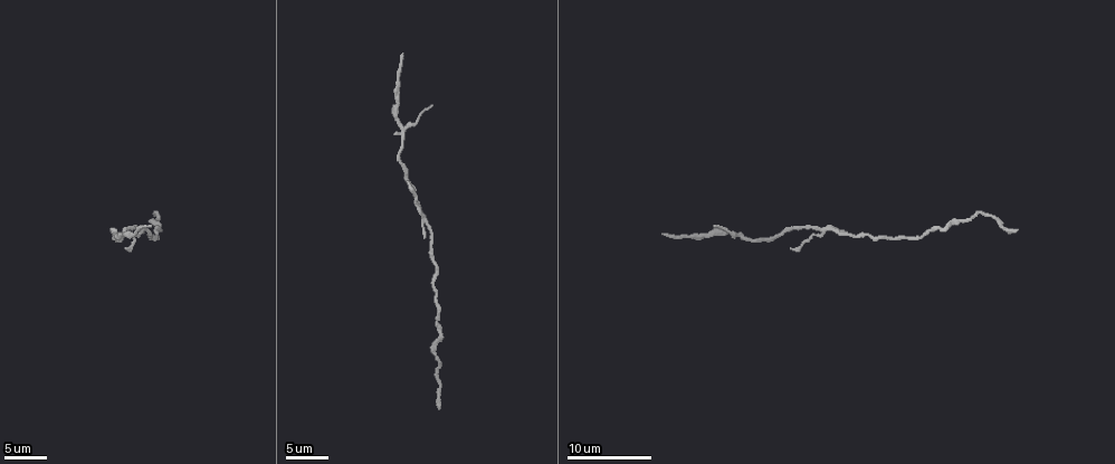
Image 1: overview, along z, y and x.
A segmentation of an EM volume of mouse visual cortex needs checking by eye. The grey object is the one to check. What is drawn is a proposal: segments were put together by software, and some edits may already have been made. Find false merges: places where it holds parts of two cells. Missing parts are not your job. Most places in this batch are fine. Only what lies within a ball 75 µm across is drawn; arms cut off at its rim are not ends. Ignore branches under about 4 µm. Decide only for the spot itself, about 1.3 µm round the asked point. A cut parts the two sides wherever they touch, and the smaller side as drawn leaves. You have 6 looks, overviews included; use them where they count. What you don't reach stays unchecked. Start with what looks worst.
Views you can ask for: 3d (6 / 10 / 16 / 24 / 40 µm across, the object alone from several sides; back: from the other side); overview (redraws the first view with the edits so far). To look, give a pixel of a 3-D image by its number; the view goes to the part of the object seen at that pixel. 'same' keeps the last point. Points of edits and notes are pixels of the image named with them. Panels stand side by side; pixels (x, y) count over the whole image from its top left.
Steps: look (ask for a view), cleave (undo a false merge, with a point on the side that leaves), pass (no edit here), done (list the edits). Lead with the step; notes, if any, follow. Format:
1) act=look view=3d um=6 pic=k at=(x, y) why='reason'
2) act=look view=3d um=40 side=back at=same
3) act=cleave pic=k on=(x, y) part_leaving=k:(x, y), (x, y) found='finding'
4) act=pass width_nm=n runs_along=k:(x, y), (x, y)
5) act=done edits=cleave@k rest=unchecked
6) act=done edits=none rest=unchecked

act=look view=3d um=10 pic=1 at=(737, 233) why='looks like a crossing'

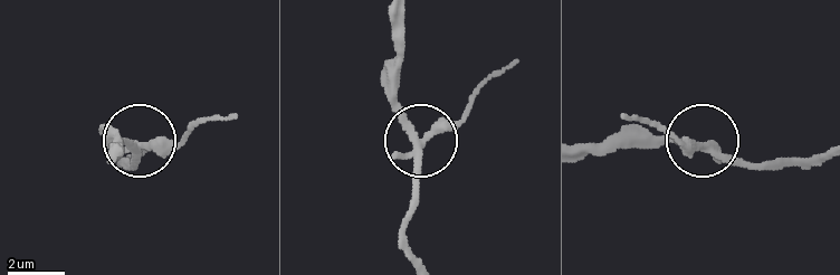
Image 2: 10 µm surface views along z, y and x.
act=cleave pic=2 on=(172, 151) side_arm_um=5 arms=4 found='a second cell is stuck on'

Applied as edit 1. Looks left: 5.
act=look view=overview

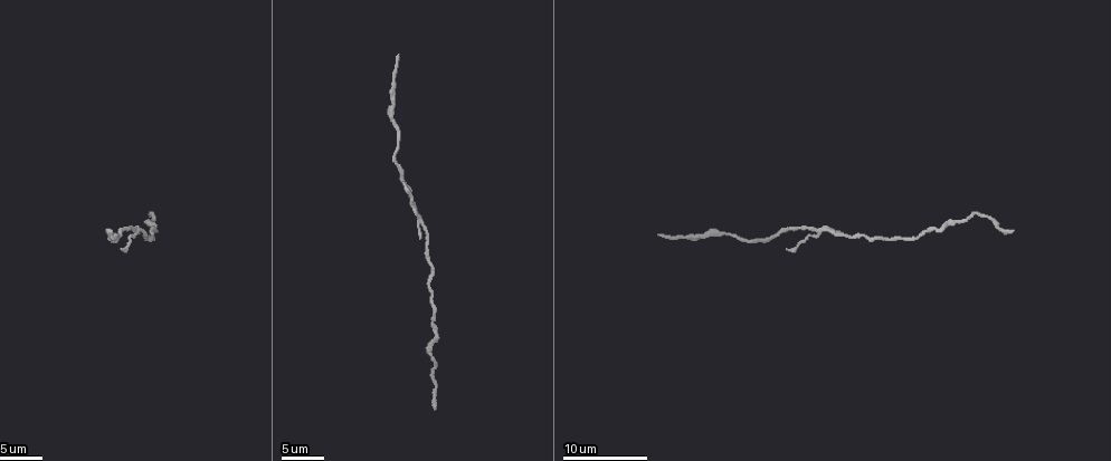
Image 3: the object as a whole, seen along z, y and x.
act=look view=3d um=10 pic=3 at=(815, 232) why='two arms in line, one across'

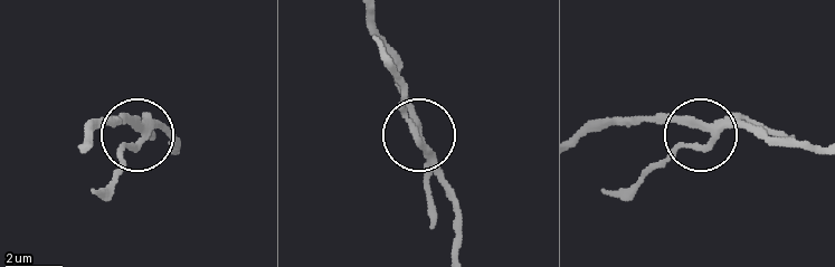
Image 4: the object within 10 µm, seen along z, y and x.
act=cleave pic=4 on=(432, 199) side_arm_um=5 part_leaving=4:(426, 152), (401, 83), (378, 41) found='a second cell is stuck on'

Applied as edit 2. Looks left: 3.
act=look view=3d um=6 pic=3 at=(431, 349) why='sudden change in width'

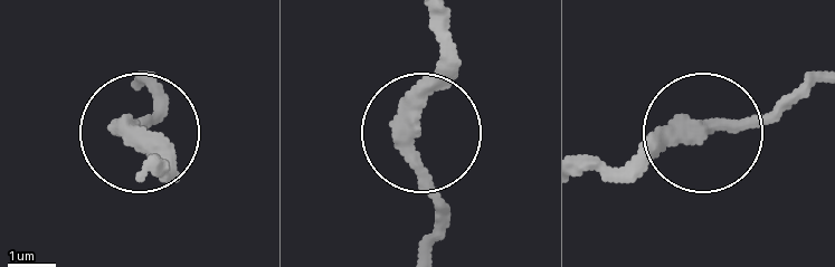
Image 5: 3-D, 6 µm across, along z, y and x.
act=pass runs_along=5:(588, 171), (648, 168), (720, 127), (768, 120), (800, 92) found='continuous, no second cell'

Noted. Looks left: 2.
act=done edits=cleave@2,cleave@4 rest=unchecked

